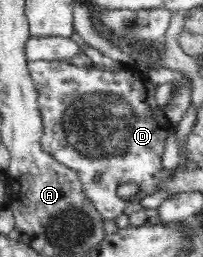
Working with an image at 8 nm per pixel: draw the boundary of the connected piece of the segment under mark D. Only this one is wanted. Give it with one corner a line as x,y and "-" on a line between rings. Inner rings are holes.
28,61
30,76
35,82
39,109
43,120
41,147
44,149
45,153
48,153
58,162
77,172
77,176
79,176
79,179
82,182
84,194
86,194
88,201
92,203
92,207
94,207
94,209
100,213
103,219
113,221
115,221
118,216
124,214
125,208
130,206
130,204
141,203
141,201
146,198
146,196
150,196
155,192
158,192
158,190
161,190
163,185
167,182
167,180
170,179
172,175
171,170
164,169
162,166
162,154
164,152
164,144
166,142
166,133
172,130
172,126
168,120
168,117
166,117
164,112
161,111
161,108
157,103
155,97
155,90
157,86
152,83
148,77
146,77
145,68
141,65
136,65
134,68
131,68
120,65
118,61
114,61
114,63
119,65
118,69
115,71
108,71
98,67
97,65
76,66
68,61
-
131,183
138,185
141,192
129,200
122,200
122,198
120,198
120,196
117,194
118,188
120,188
120,186
124,186
125,184

